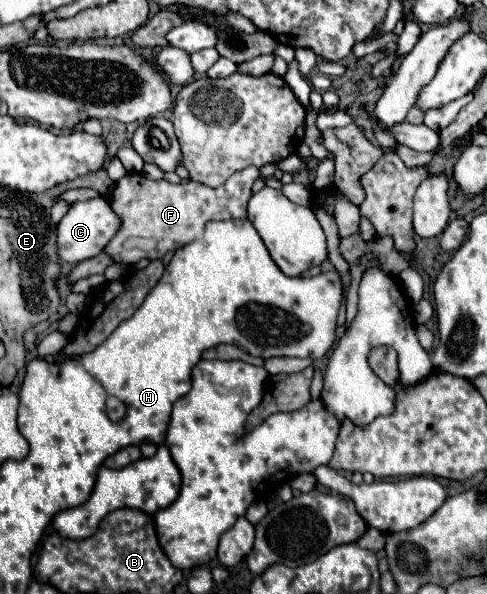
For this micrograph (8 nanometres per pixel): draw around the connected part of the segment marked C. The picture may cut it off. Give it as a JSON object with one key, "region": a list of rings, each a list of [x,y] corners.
{"region":[[[94,198],[94,200],[72,204],[70,212],[58,224],[60,260],[78,264],[82,260],[98,256],[106,248],[106,244],[112,240],[112,236],[118,232],[118,228],[120,228],[120,218],[116,216],[116,212],[112,212],[106,198]]]}

